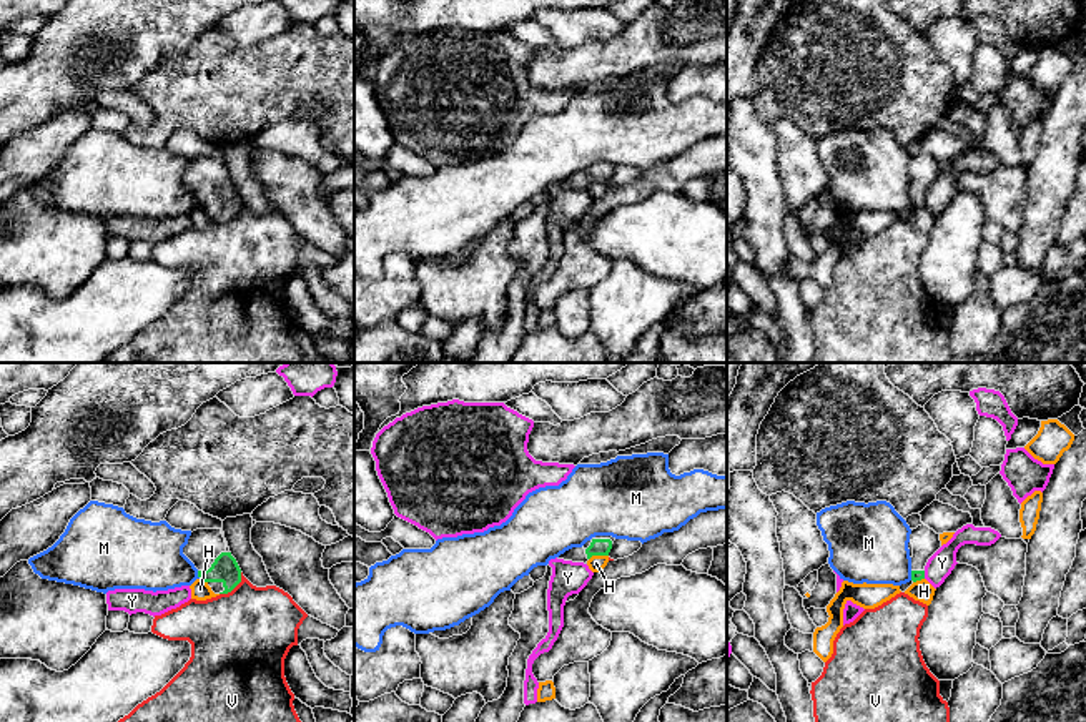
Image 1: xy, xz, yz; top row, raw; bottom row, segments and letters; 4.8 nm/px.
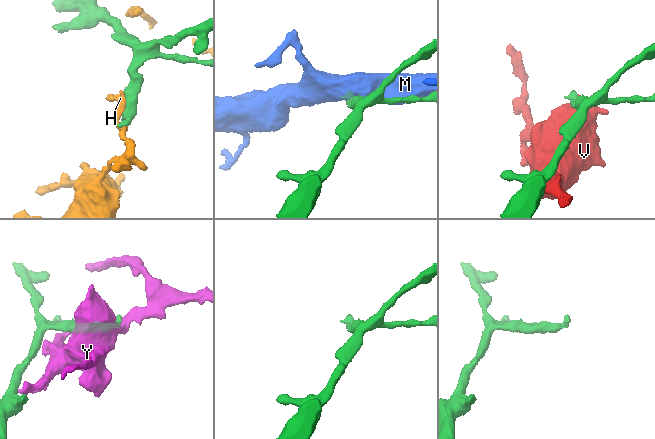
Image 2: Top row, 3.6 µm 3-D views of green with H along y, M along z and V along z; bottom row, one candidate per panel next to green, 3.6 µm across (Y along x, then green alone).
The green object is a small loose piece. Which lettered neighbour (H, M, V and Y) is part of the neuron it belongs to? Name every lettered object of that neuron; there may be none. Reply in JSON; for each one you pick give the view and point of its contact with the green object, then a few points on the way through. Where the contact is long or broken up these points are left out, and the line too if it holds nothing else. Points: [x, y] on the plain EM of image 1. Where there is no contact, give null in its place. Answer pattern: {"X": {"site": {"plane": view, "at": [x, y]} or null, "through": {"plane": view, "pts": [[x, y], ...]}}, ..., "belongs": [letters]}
{"belongs": []}

